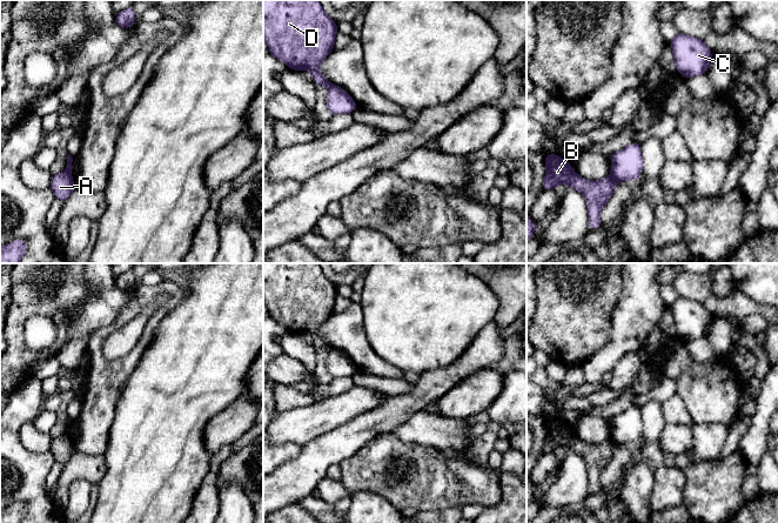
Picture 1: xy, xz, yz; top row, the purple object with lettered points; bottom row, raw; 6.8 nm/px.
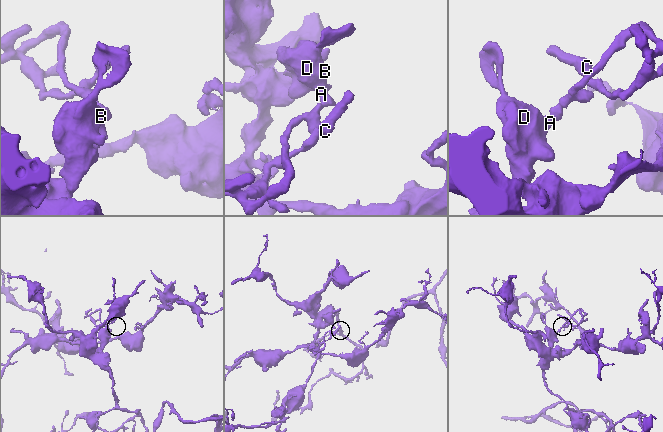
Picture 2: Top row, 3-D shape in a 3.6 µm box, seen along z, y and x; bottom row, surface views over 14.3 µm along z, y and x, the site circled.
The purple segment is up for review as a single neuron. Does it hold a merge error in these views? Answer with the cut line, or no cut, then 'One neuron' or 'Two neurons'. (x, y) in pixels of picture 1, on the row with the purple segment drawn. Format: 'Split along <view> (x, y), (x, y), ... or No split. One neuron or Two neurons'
Split along yz (611, 174), (617, 180). Two neurons

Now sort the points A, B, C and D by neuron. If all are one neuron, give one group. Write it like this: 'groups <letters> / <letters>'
groups A B D / C

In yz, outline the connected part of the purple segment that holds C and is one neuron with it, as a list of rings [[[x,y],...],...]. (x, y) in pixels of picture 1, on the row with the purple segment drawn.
[[[678,33],[669,43],[679,74],[686,79],[706,74],[712,52],[703,40]]]

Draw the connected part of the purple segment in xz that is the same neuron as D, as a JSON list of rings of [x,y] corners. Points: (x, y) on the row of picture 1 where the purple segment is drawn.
[[[263,0],[263,39],[269,54],[286,62],[290,69],[308,69],[314,83],[331,86],[318,71],[320,65],[334,51],[336,22],[327,15],[317,0]]]

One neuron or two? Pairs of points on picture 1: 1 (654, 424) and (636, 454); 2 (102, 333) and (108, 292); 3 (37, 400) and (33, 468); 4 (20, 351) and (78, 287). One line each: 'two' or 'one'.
1: one
2: two
3: one
4: one

